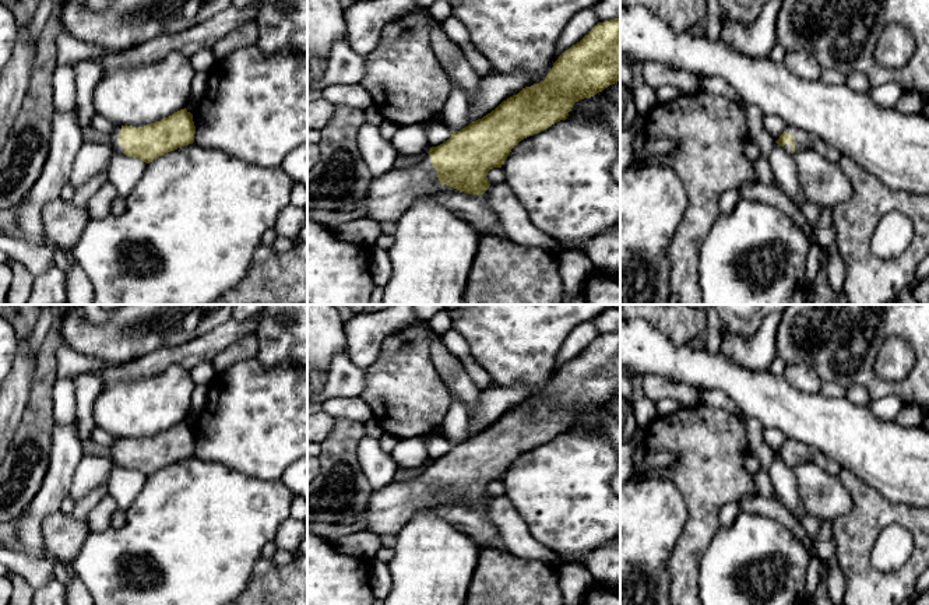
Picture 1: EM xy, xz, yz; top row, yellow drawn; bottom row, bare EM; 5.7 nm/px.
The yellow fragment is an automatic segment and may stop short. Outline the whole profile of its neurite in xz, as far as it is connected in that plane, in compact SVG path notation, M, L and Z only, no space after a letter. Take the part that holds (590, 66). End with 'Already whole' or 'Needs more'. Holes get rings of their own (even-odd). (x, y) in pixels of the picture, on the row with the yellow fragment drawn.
M620 18L598 22L580 42L557 57L543 81L522 88L482 119L453 131L447 141L432 147L418 165L393 169L373 177L356 208L365 207L366 217L377 222L397 222L416 198L433 196L476 231L506 238L497 217L488 207L488 196L483 194L490 186L488 172L502 168L521 140L566 120L576 102L591 98L617 81L620 81Z. Needs more

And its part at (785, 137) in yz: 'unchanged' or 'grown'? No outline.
grown

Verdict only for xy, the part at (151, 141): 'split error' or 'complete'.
split error

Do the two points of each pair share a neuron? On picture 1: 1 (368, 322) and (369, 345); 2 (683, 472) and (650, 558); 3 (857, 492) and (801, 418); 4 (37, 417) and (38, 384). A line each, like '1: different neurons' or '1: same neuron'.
1: same neuron
2: different neurons
3: different neurons
4: same neuron

